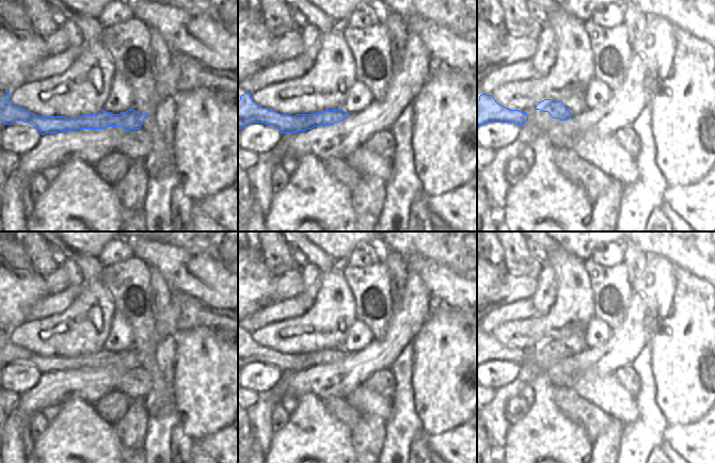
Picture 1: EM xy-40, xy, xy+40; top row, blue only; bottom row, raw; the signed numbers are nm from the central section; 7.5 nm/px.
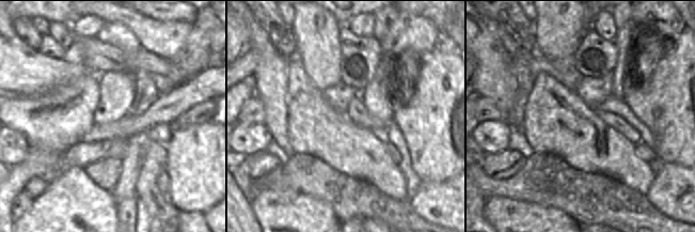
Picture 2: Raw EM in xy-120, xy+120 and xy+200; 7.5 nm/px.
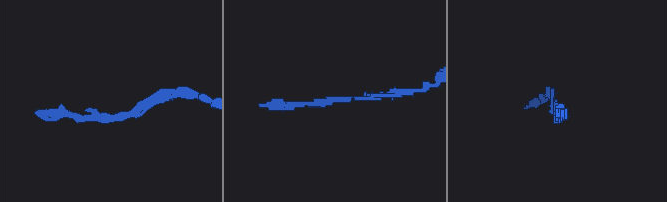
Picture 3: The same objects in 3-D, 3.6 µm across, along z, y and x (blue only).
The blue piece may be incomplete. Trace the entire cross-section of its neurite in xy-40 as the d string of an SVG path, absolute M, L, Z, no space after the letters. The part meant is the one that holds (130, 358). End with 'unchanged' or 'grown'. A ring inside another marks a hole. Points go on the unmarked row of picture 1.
M10 330L1 335L0 360L11 364L15 360L21 360L32 364L42 374L58 370L75 370L77 368L105 368L107 366L122 366L126 370L140 368L147 353L141 353L134 349L128 349L120 353L113 353L105 349L96 353L83 353L75 357L64 355L38 355L23 347L15 345L10 339Z | unchanged

